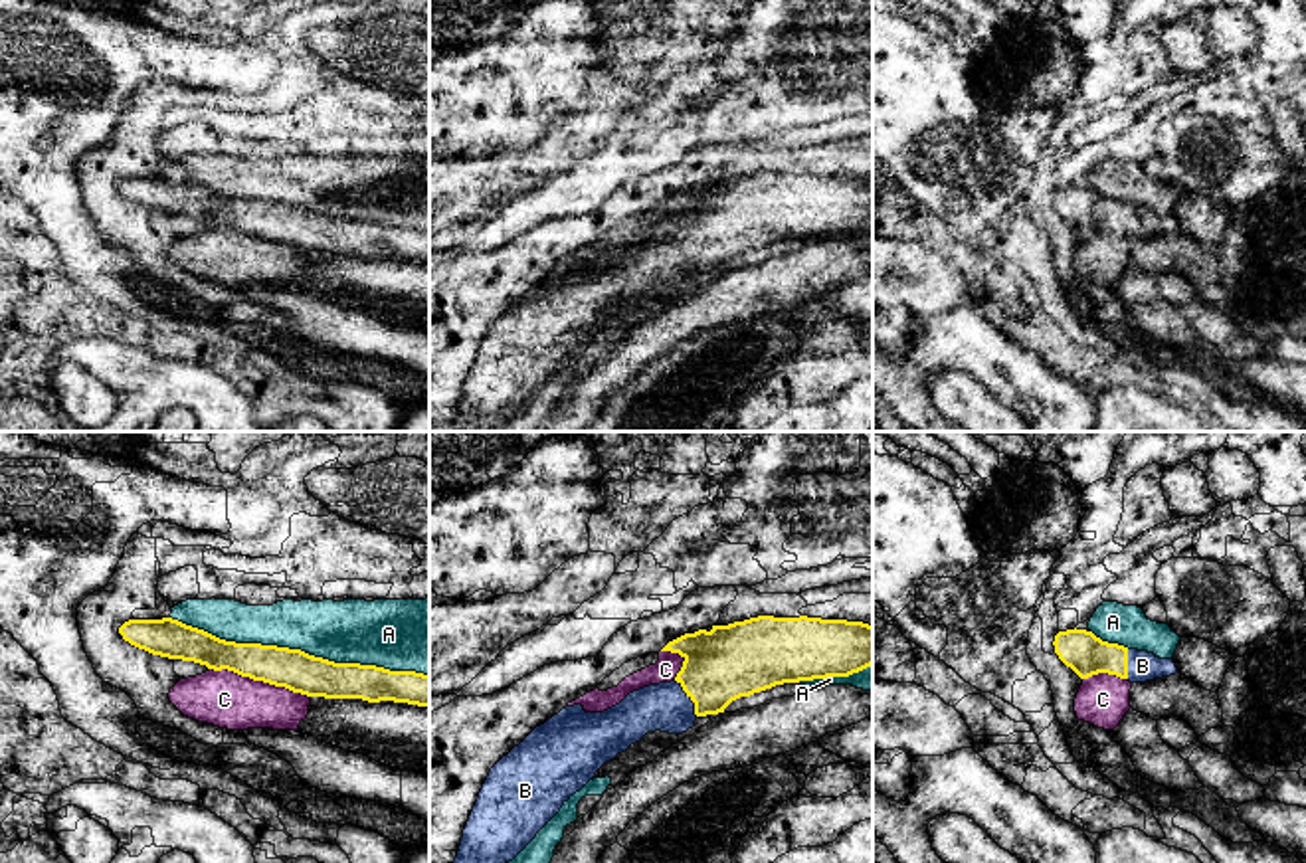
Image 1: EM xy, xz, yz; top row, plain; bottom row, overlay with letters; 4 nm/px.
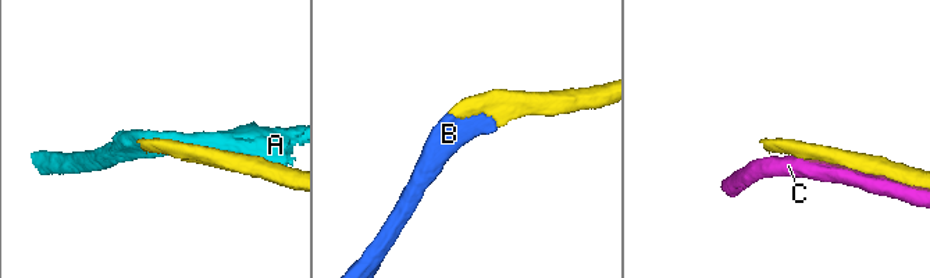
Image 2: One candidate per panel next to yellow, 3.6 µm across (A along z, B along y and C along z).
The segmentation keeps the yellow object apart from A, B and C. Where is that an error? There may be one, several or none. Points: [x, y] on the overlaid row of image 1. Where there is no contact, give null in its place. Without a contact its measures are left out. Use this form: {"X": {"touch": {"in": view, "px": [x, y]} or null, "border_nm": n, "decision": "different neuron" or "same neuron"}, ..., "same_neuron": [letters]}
{"A": {"touch": {"in": "xy", "px": [299, 650]}, "border_nm": 1100, "decision": "different neuron"}, "B": {"touch": {"in": "xz", "px": [687, 695]}, "border_nm": 180, "decision": "same neuron"}, "C": {"touch": {"in": "xy", "px": [260, 679]}, "border_nm": 420, "decision": "different neuron"}, "same_neuron": ["B"]}

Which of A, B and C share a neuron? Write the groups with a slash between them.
A / B / C

